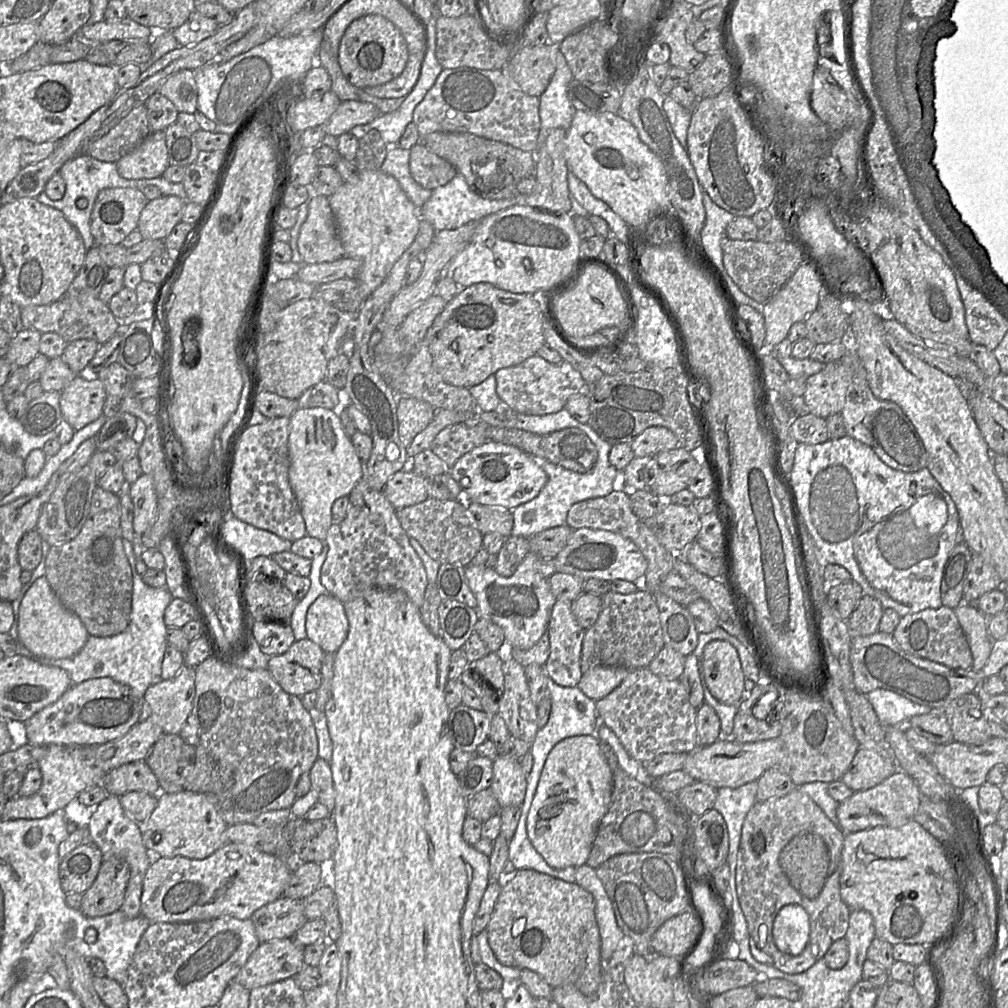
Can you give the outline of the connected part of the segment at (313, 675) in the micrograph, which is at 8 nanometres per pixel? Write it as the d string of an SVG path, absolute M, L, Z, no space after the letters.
M305 638L295 641L283 654L271 656L268 667L271 676L288 694L302 697L316 691L321 685L321 665L325 652L312 640Z

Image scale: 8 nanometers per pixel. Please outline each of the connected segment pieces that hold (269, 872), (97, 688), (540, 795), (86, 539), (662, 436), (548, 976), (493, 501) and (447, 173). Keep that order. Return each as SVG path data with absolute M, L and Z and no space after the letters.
M243 843L224 844L210 856L201 860L183 856L153 857L143 881L141 915L151 923L186 923L220 917L248 920L256 910L282 897L292 870L293 868L280 857Z
M94 678L71 685L54 703L26 720L28 743L47 745L101 745L123 737L139 723L143 698L133 695L131 689L112 678Z
M596 735L565 738L552 748L527 818L528 838L551 867L586 864L599 824L609 809L612 790L612 772Z
M97 486L88 517L79 534L67 543L52 546L45 563L45 577L62 605L81 619L89 635L96 637L120 634L131 620L133 576L123 547L120 516L119 496Z
M652 426L637 436L630 446L635 457L654 456L661 451L678 448L679 440L668 428Z
M520 869L517 871L516 876L502 887L491 920L487 926L489 945L497 960L504 966L516 967L519 969L530 969L541 975L552 987L573 985L584 995L593 995L598 990L602 980L601 937L596 920L595 907L596 902L594 896L576 882L566 882L562 879L555 878L533 869Z
M487 442L463 455L450 474L462 489L466 502L509 510L534 499L547 483L547 475L537 459L515 446L497 442Z
M421 141L409 150L411 176L424 189L444 186L458 173L455 166L431 152Z

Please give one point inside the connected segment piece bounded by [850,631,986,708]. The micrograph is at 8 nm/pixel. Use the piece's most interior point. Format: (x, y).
(877, 661)

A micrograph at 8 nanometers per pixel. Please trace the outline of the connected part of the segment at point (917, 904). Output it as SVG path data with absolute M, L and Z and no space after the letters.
M914 820L899 827L877 826L845 834L840 895L851 911L862 909L871 913L875 937L892 945L926 945L948 929L960 884L942 844Z

